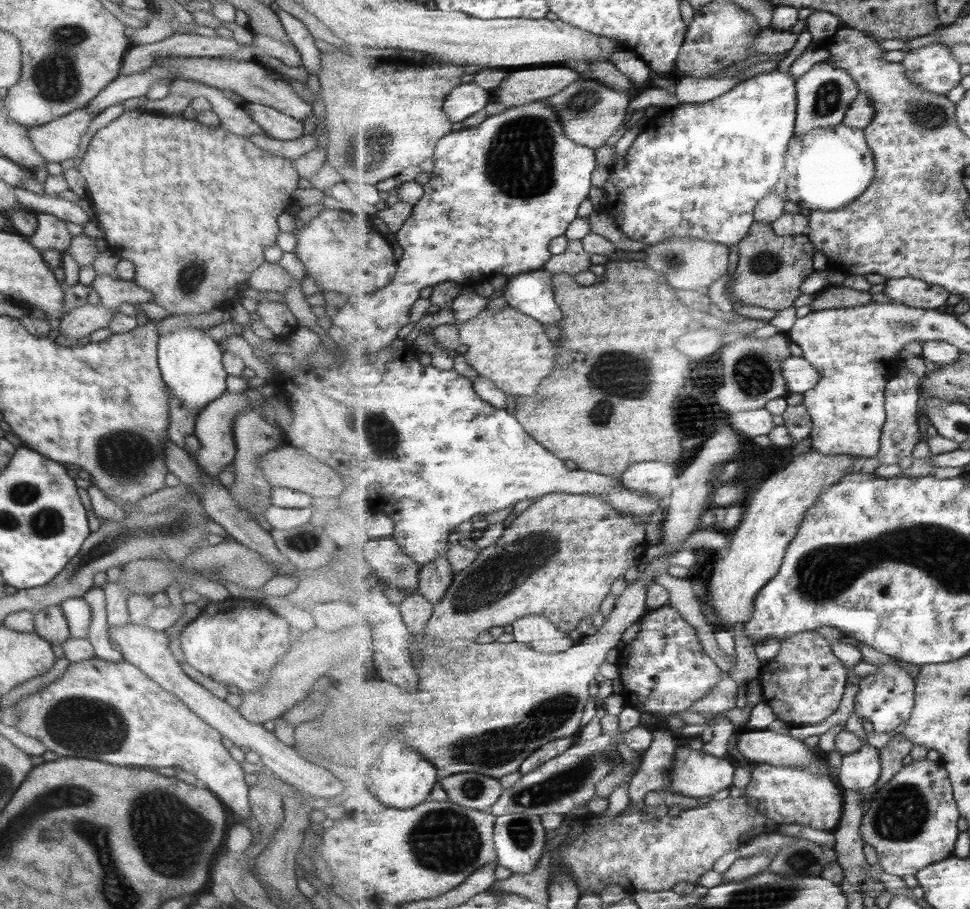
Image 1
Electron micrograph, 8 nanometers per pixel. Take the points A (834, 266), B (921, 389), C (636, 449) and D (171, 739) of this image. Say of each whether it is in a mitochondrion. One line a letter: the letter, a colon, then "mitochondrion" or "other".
A: other
B: other
C: other
D: other

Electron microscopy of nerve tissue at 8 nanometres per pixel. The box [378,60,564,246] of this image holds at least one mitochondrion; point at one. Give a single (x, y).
(519, 161)

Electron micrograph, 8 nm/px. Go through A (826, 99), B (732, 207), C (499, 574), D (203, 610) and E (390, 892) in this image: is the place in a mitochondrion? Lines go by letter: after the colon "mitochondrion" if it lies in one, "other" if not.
A: mitochondrion
B: other
C: mitochondrion
D: other
E: other

